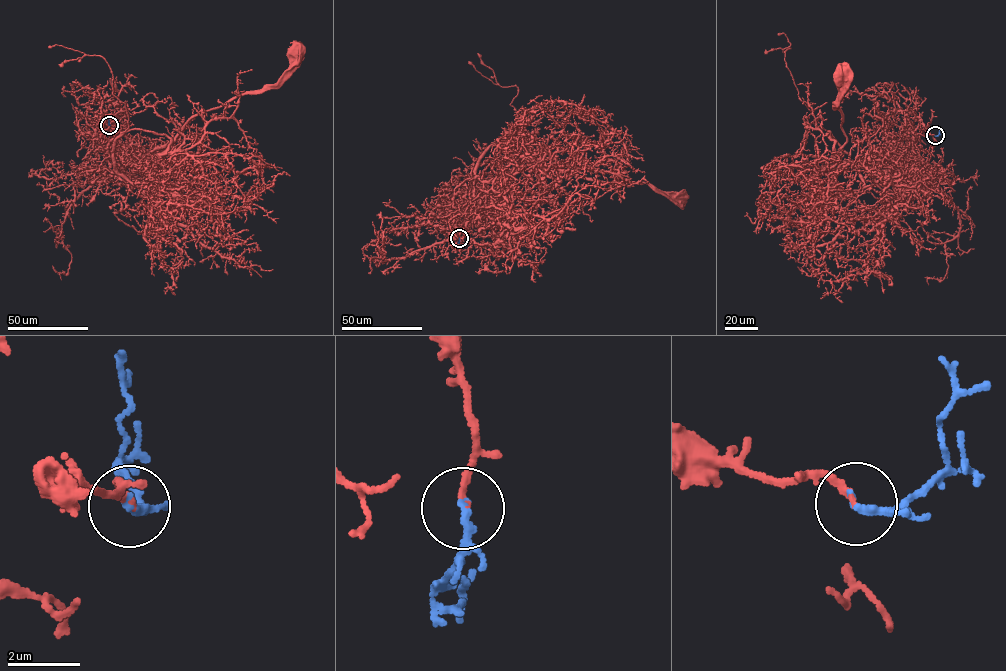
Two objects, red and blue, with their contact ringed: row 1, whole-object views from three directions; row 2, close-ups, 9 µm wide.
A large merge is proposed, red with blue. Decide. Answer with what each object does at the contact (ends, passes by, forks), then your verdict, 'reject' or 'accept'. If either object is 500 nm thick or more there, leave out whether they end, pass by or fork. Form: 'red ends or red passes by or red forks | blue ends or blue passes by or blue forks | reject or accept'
red ends | blue ends | accept

